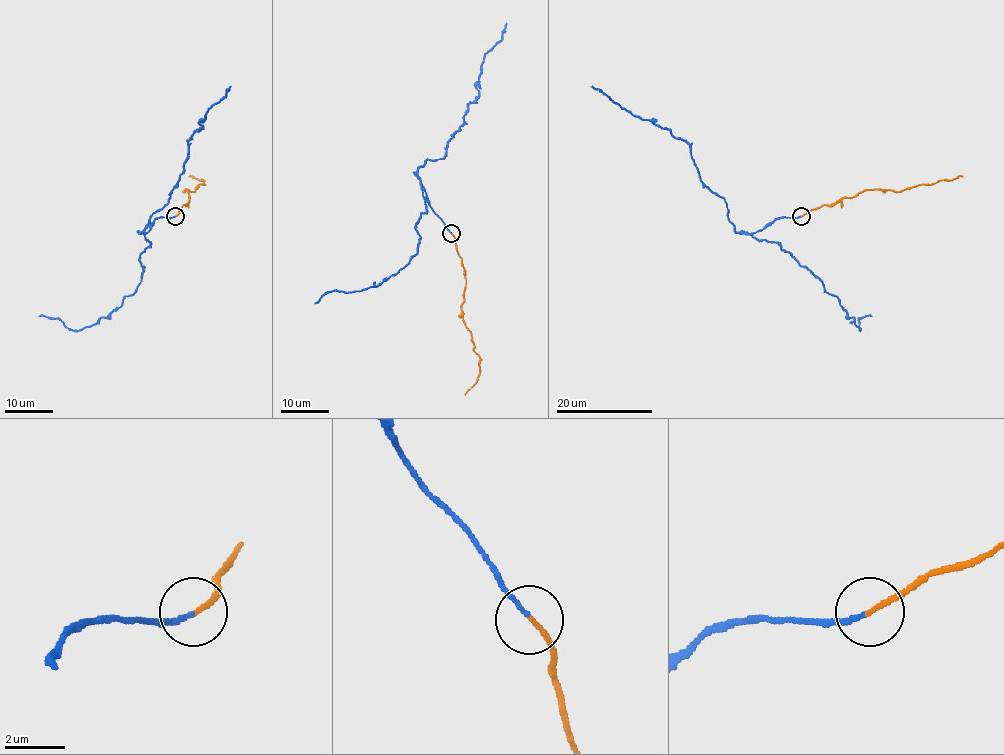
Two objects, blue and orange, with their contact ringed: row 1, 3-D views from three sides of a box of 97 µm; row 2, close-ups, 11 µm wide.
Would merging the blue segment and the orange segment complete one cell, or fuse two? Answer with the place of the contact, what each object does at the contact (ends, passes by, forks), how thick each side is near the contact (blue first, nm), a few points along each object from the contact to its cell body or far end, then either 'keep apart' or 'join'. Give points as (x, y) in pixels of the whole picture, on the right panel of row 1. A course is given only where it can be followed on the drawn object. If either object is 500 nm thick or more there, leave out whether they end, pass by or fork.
at (801, 216); blue ends there; orange ends there; 130 nm thick on the blue side, 140 nm on the other; blue runs (801, 216), (779, 217), (753, 233), (738, 233), (726, 203), (701, 180), (685, 141), (591, 87); orange runs (801, 216), (867, 189), (900, 191), (963, 176); join

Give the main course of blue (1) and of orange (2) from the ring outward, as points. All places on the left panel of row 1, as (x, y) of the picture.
1: (175, 216), (158, 217), (141, 233), (167, 203), (188, 156), (188, 141), (202, 128), (199, 123), (230, 87)
2: (175, 216), (189, 198), (186, 189), (194, 191), (198, 185), (204, 185), (204, 180), (189, 176)

